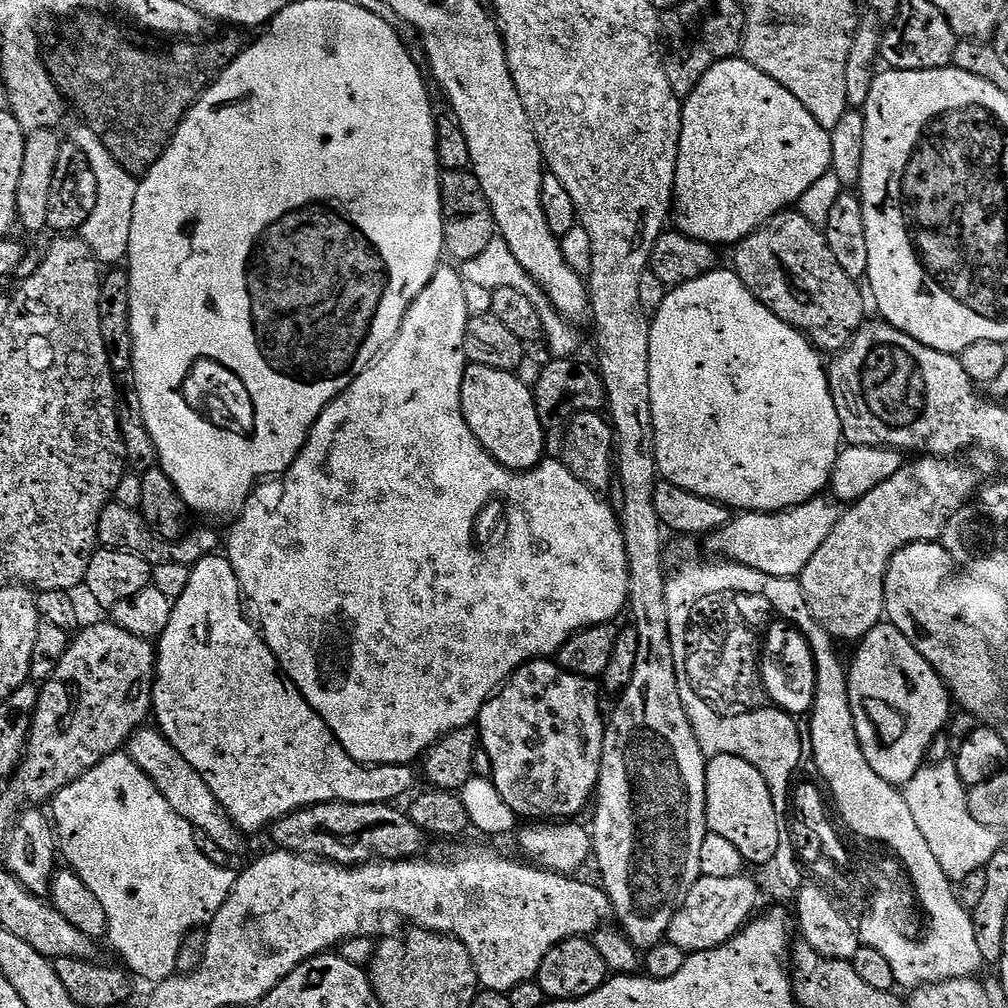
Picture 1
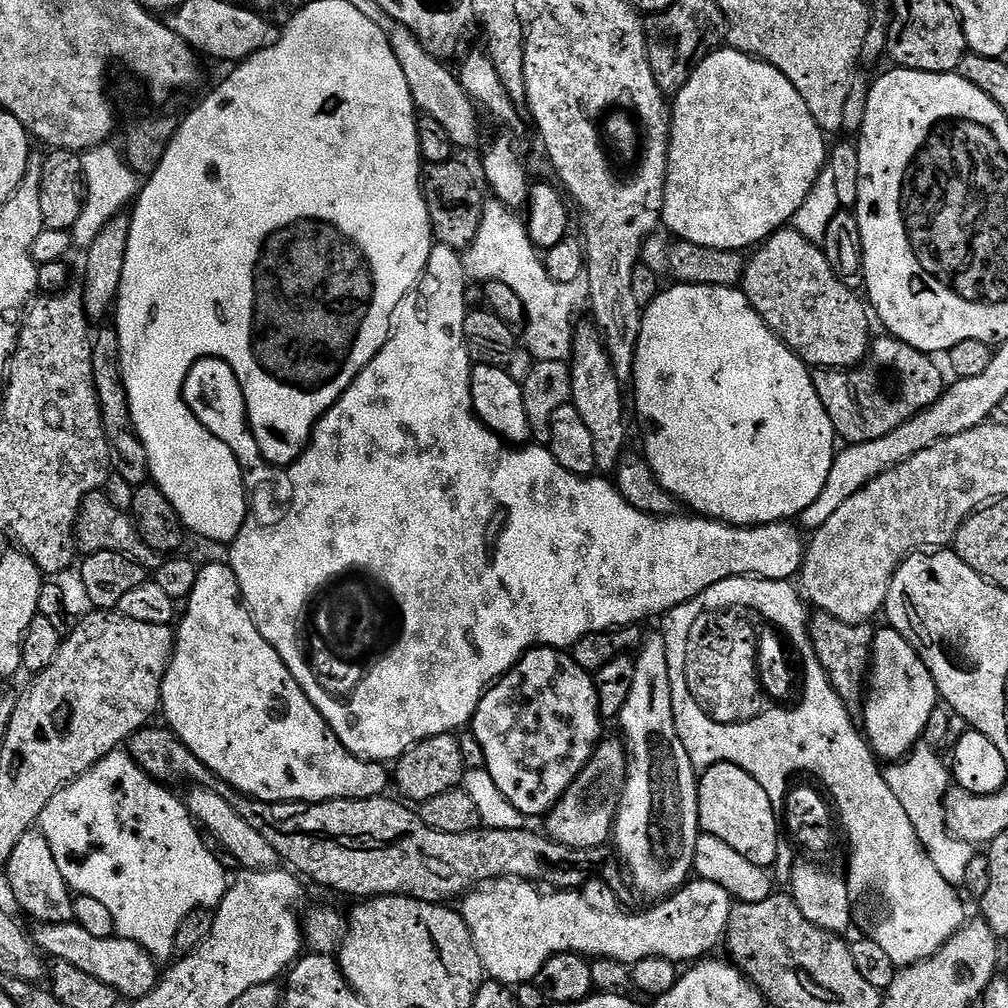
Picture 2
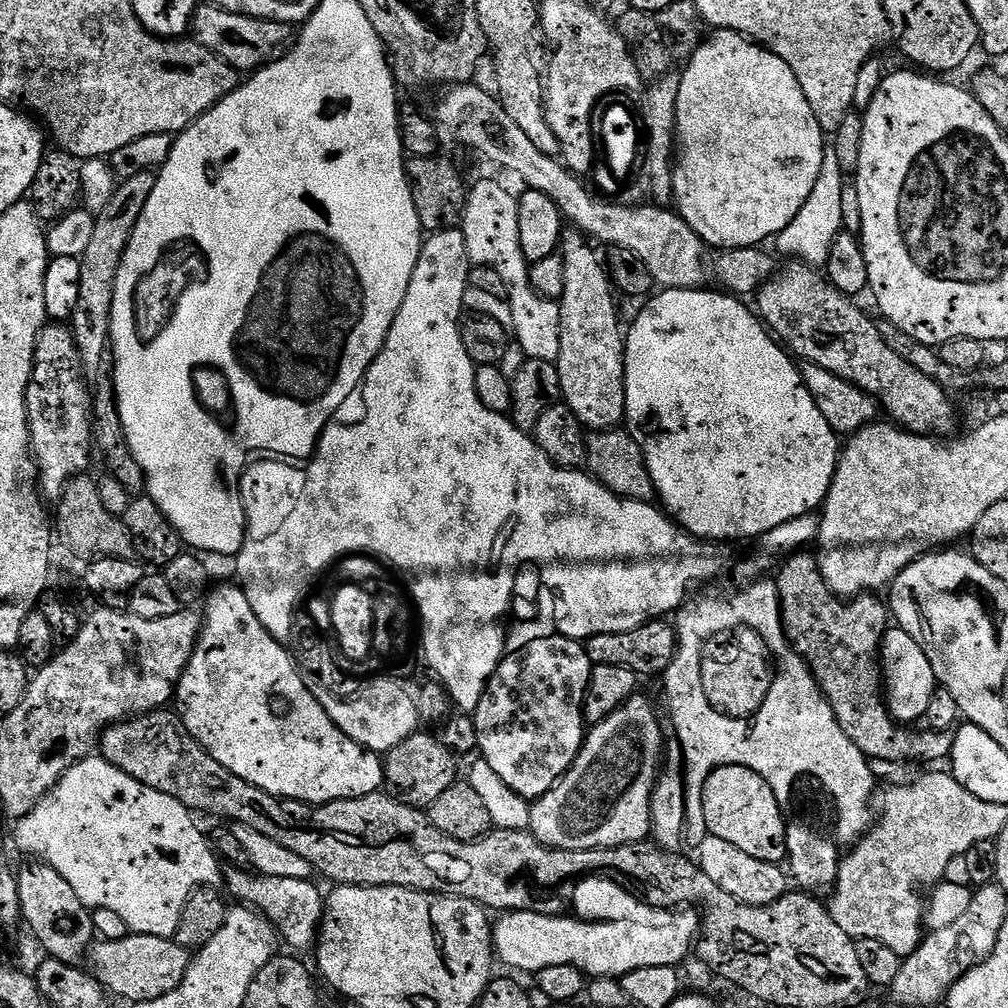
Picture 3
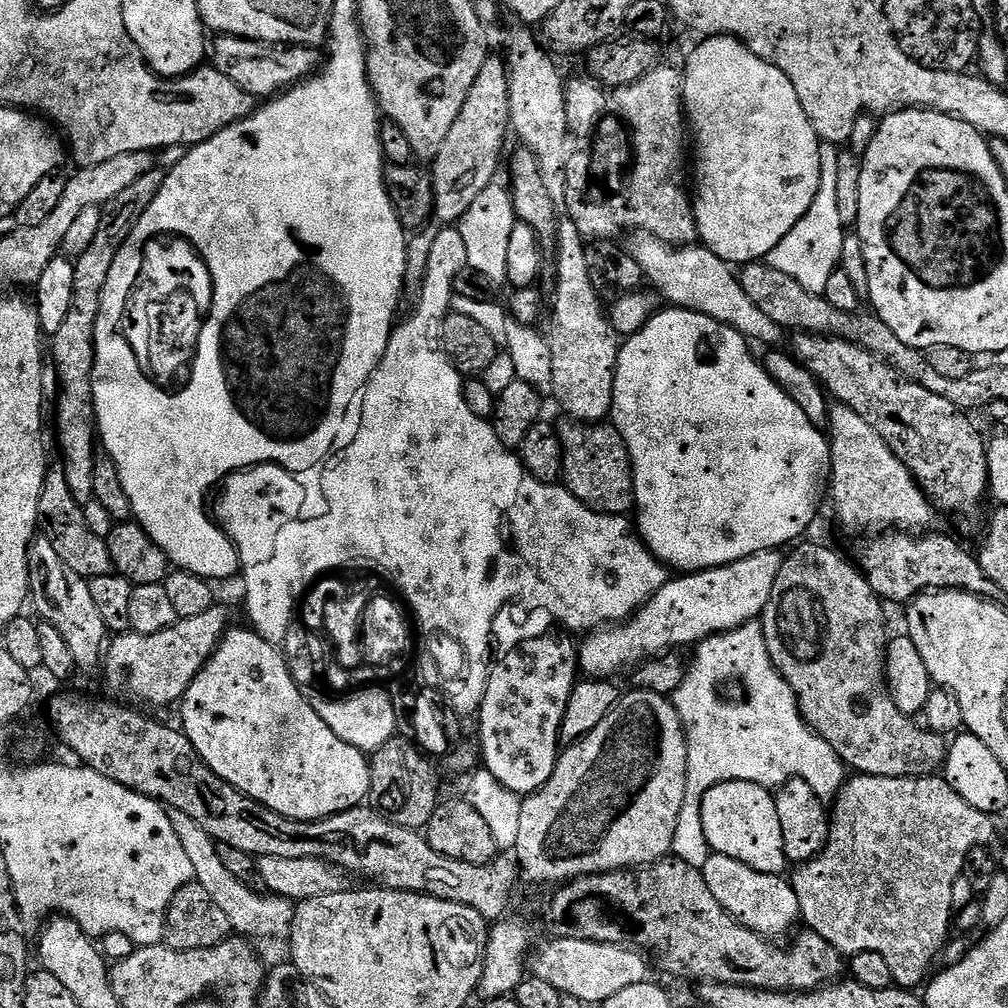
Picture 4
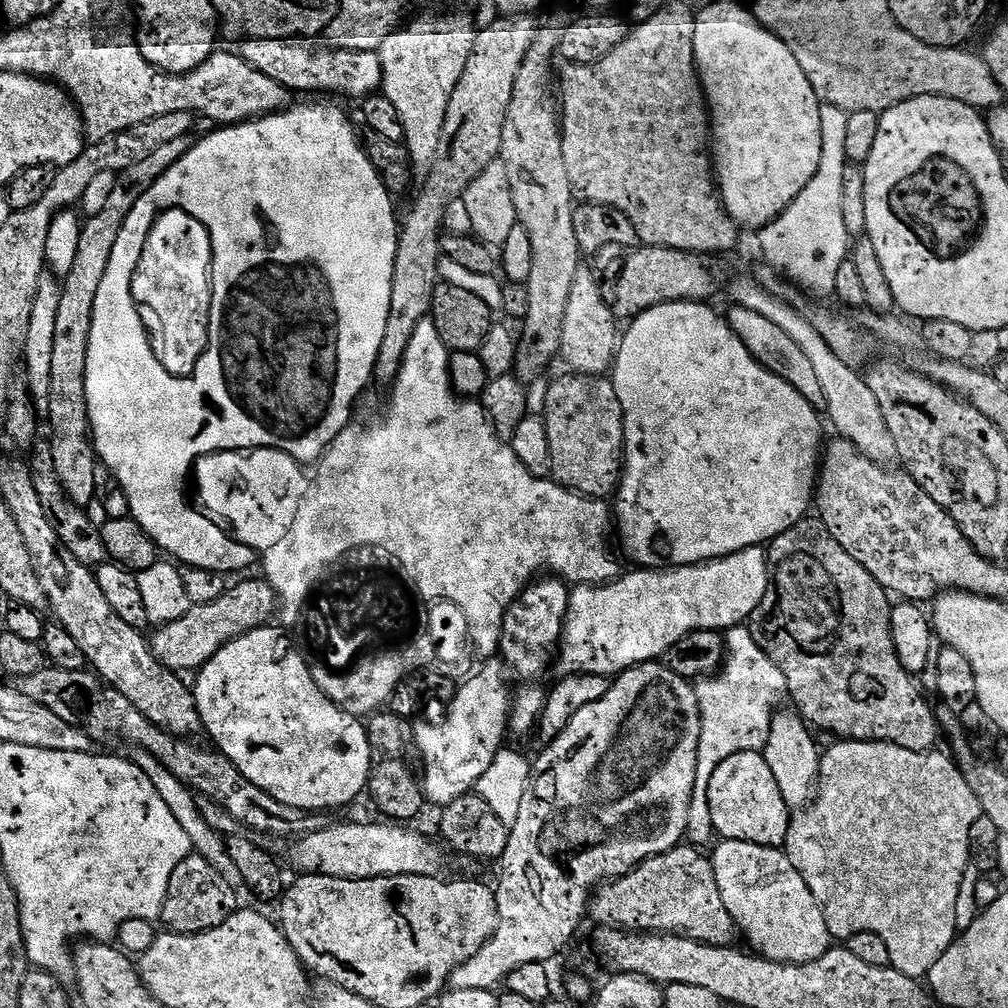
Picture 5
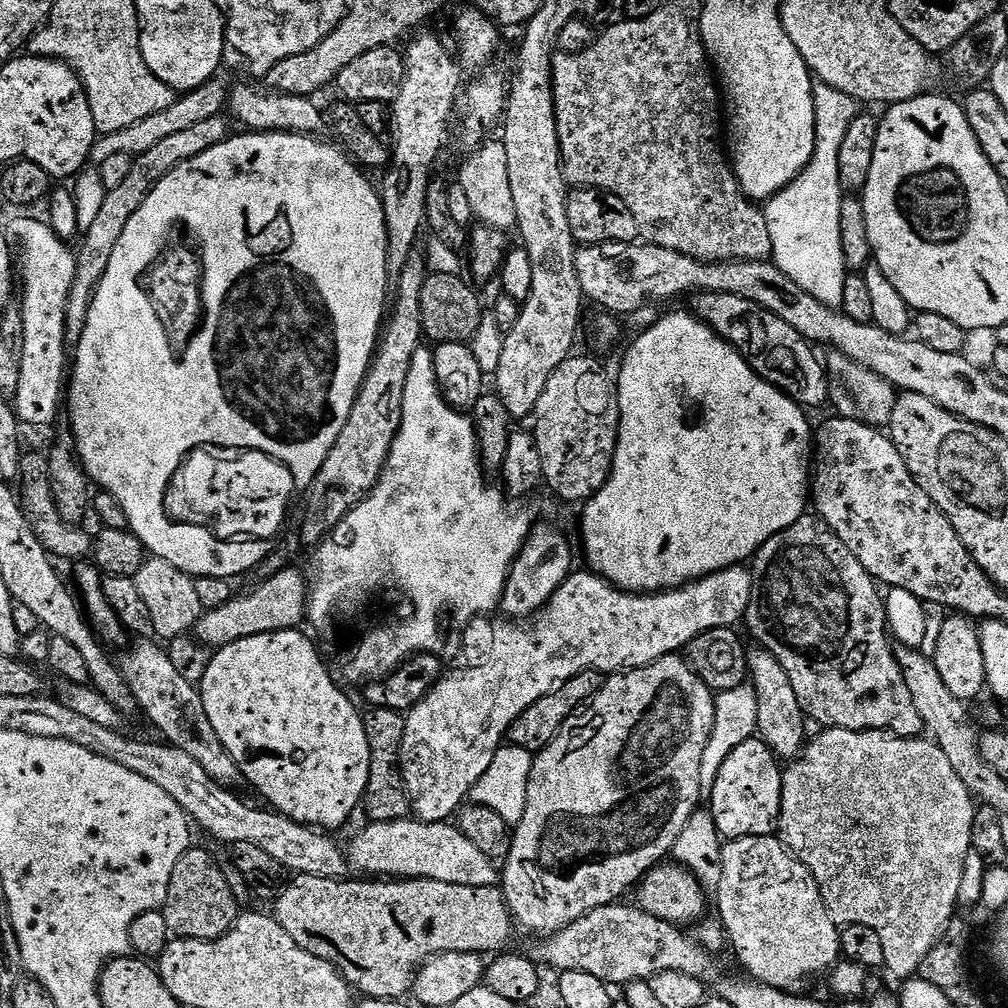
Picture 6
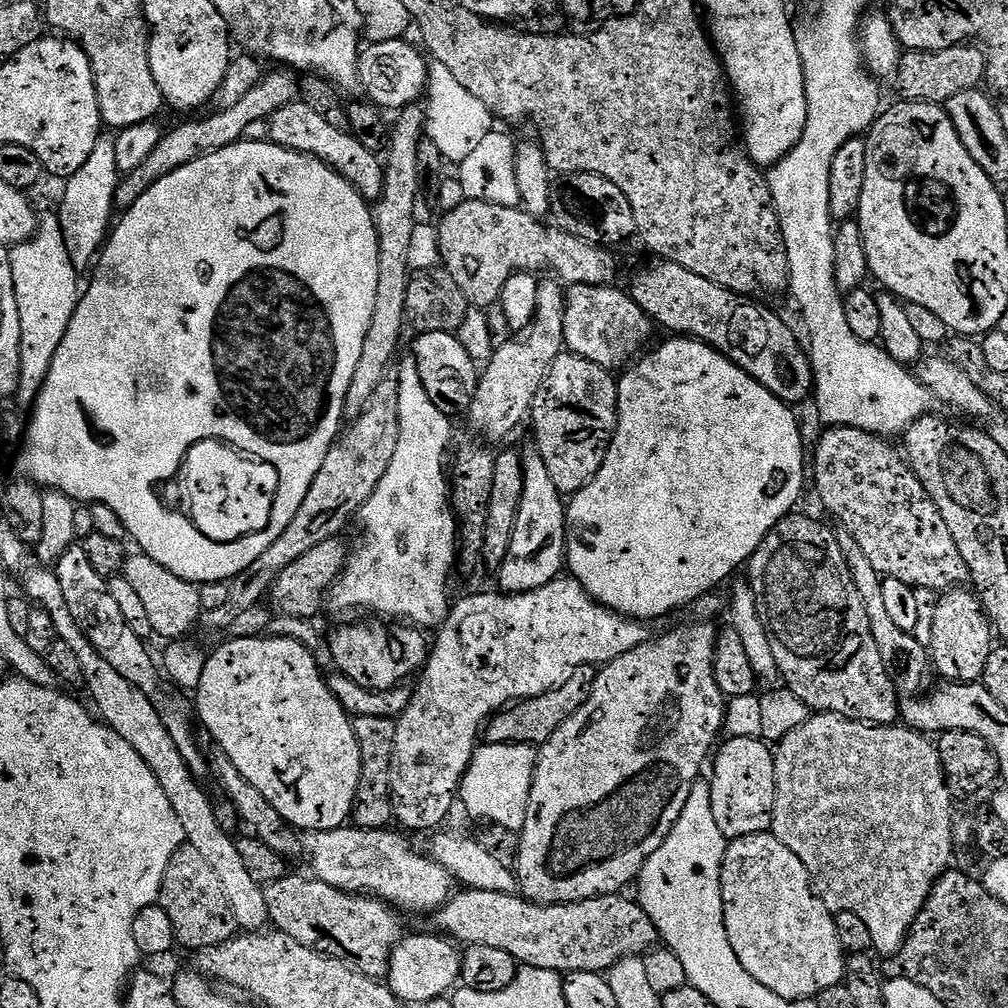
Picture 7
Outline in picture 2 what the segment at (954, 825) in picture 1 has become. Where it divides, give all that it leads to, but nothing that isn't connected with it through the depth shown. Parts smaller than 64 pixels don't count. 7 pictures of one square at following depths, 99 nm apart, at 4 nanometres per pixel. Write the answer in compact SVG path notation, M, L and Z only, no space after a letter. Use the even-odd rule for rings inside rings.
M927 746L917 747L907 756L889 763L883 769L883 774L886 786L890 786L890 790L894 790L894 798L902 802L902 810L906 810L906 815L909 816L930 862L934 862L938 874L942 874L946 882L960 886L966 878L966 866L970 866L970 858L977 856L978 852L948 826L948 816L944 813L944 799L948 797L954 777L945 757L943 760L940 754L939 751Z

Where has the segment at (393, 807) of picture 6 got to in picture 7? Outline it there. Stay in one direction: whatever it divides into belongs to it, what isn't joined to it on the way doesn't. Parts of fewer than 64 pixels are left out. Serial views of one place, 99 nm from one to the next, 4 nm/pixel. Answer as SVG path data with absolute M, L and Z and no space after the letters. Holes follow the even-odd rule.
M357 716L352 720L352 729L358 738L362 774L352 807L351 823L371 832L387 829L393 823L392 791L390 790L390 762L394 762L394 734L396 720L393 718L366 718Z

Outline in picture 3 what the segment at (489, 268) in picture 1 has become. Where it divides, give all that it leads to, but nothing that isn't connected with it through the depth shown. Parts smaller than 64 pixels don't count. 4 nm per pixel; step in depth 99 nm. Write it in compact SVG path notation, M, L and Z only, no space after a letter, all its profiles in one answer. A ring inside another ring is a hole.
M484 178L469 189L460 229L466 238L469 261L475 267L494 270L506 284L510 328L527 359L555 363L560 352L560 305L555 300L538 295L529 282L530 265L522 254L518 231L518 204L519 199L498 181Z

